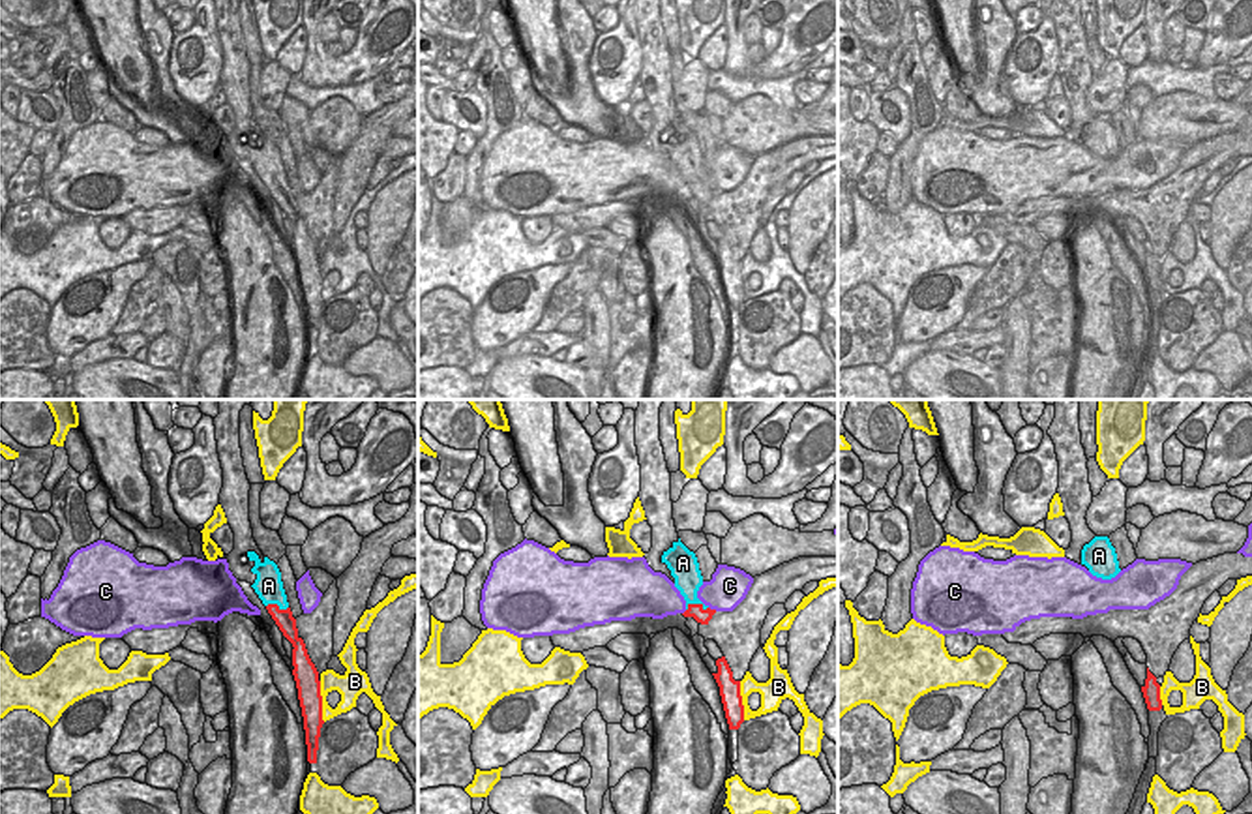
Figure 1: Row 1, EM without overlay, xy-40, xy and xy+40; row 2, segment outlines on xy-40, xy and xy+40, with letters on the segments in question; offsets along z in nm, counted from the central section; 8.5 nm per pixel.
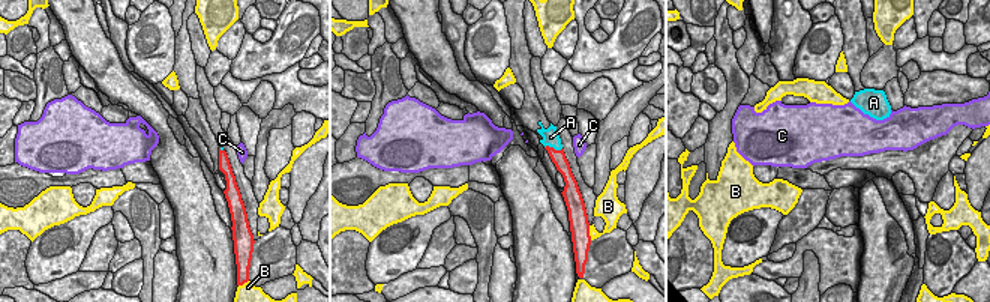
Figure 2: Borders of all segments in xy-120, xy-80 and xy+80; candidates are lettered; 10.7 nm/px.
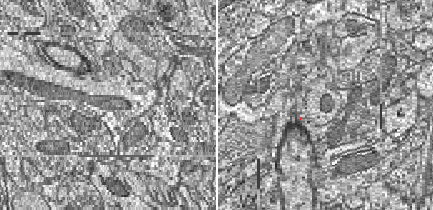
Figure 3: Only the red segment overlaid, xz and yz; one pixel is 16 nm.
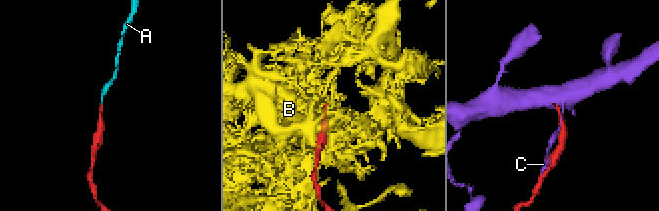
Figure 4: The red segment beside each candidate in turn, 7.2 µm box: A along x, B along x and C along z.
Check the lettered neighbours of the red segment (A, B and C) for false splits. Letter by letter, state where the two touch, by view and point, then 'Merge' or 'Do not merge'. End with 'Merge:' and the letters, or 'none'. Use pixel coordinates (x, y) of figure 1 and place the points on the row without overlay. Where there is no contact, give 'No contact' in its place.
A: Touches red at xy (698, 184). Merge
B: Touches red at xy-40 (321, 282). Do not merge
C: Touches red at xy (713, 190). Do not merge
Merge: A

